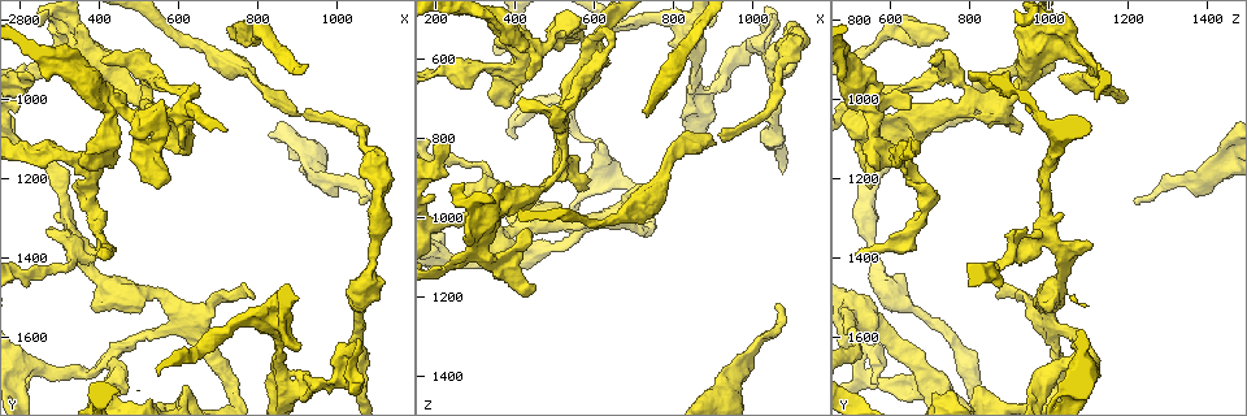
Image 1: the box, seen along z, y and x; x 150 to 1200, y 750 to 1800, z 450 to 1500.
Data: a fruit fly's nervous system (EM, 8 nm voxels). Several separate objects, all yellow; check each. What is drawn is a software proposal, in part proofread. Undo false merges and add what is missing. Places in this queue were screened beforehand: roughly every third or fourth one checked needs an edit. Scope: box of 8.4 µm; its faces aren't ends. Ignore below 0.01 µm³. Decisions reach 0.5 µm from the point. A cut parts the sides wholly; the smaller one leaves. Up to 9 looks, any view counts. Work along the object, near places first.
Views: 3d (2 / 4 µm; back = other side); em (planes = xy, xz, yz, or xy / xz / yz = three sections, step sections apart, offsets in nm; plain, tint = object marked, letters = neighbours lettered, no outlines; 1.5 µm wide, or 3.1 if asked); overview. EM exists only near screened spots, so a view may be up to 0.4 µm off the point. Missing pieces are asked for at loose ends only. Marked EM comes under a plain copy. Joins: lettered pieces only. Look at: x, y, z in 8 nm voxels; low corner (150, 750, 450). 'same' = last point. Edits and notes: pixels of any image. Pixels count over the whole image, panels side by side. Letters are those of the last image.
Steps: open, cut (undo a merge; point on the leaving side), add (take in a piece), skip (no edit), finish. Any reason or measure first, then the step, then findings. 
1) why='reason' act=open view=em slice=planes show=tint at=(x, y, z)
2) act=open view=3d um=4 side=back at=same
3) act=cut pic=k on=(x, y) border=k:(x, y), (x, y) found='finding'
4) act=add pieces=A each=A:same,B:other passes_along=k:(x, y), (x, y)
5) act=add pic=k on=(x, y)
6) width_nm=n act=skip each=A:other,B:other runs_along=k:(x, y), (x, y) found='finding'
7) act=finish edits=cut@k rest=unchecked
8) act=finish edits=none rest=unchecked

why='free end' act=open view=em slice=planes show=letters at=(730, 845, 740)

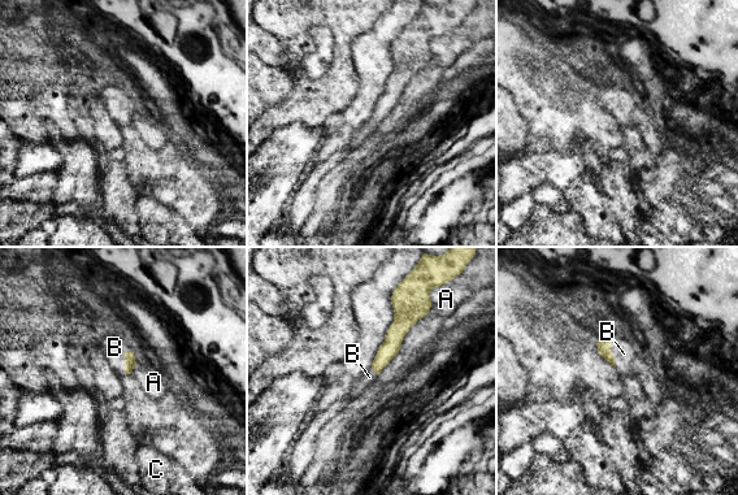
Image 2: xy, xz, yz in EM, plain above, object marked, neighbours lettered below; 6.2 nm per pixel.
act=add pieces=B each=A:other,B:same,C:other passes_along=2:(603, 344), (611, 352), (624, 354) found='it goes on there'

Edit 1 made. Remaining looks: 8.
why='redraw' act=open view=overview

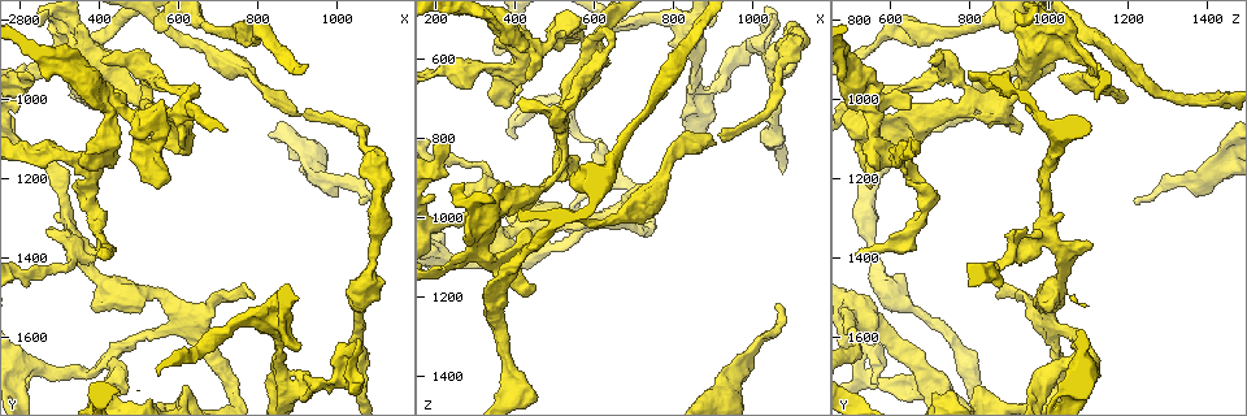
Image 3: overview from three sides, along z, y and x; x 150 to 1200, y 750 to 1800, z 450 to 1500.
why='free end' act=open view=3d um=2 at=(610, 1135, 650)

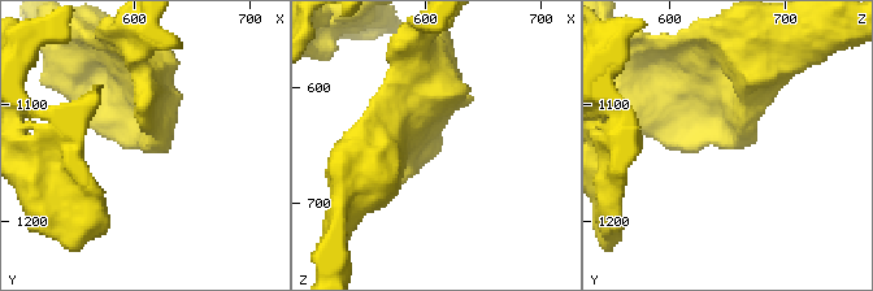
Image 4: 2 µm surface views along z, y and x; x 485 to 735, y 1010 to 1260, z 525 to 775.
act=open view=em slice=planes show=letters at=(608, 1132, 656)

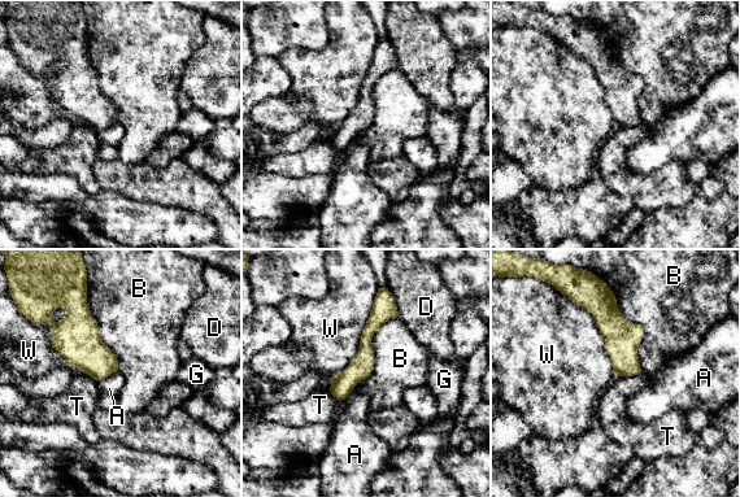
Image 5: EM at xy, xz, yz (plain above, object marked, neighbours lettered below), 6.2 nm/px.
width_nm=150 act=skip each=A:other,B:other,D:other,G:other,T:other,W:other runs_along=5:(381, 297), (364, 362), (340, 396) found='none of them fits'

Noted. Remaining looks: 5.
why='branch stops here' act=open view=3d um=4 at=(580, 1080, 925)

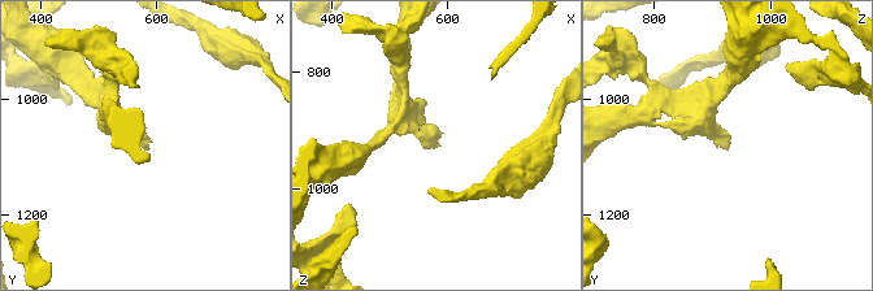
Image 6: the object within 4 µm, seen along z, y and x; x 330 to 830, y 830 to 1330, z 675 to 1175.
why='now the EM' act=open view=em slice=xz step=4 show=tint at=(590, 1080, 930)

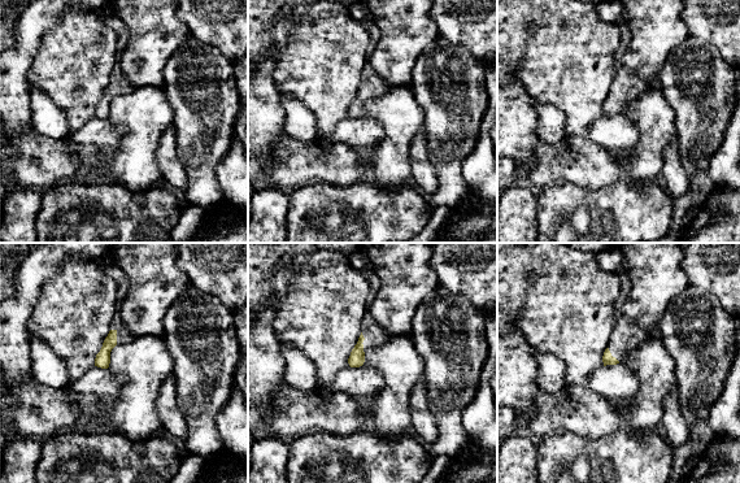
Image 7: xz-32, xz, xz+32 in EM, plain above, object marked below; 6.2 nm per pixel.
why='another direction' act=open view=em slice=planes show=letters at=same

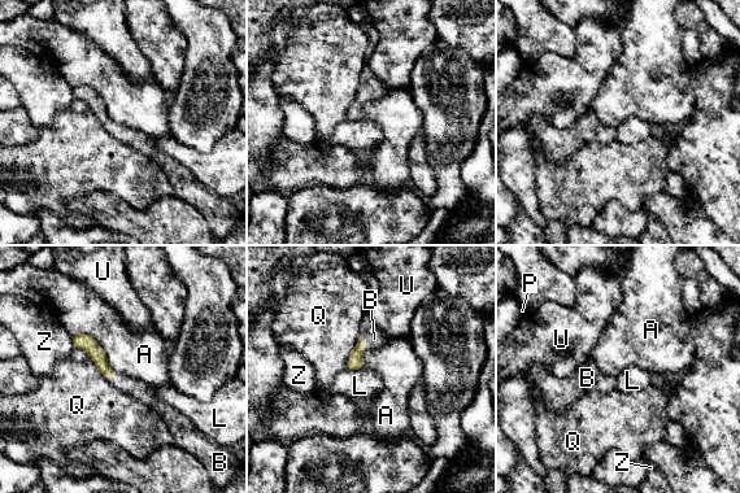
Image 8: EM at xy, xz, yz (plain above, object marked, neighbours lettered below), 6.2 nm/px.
longest_contact=A:340nm act=add pieces=B each=A:other,B:same,L:other,P:other,Q:other,U:other,Z:other found='the cell continues'

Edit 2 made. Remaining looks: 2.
act=finish edits=add@2,add@8 rest=unchecked

